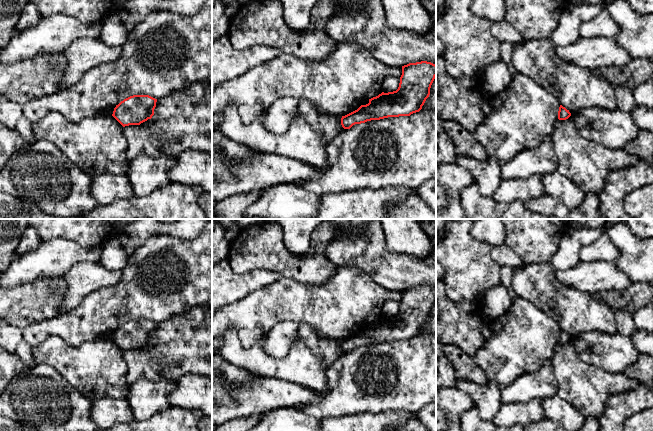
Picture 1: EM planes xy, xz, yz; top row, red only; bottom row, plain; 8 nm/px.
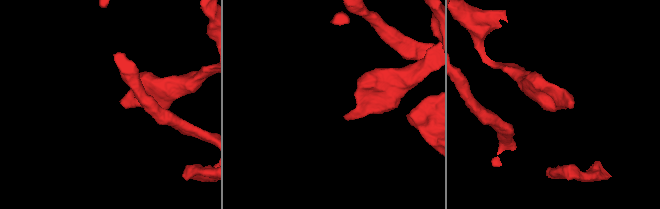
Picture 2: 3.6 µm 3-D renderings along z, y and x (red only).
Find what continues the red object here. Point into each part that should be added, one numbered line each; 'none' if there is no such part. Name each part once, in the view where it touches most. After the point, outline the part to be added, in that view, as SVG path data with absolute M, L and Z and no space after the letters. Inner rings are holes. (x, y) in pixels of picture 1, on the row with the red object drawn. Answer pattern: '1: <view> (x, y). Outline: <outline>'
none

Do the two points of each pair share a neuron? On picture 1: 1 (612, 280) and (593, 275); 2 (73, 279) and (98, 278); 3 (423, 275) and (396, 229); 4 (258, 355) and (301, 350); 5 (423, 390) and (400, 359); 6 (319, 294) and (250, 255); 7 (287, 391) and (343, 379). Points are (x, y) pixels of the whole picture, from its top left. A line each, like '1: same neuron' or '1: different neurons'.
1: same neuron
2: same neuron
3: different neurons
4: same neuron
5: same neuron
6: different neurons
7: different neurons

